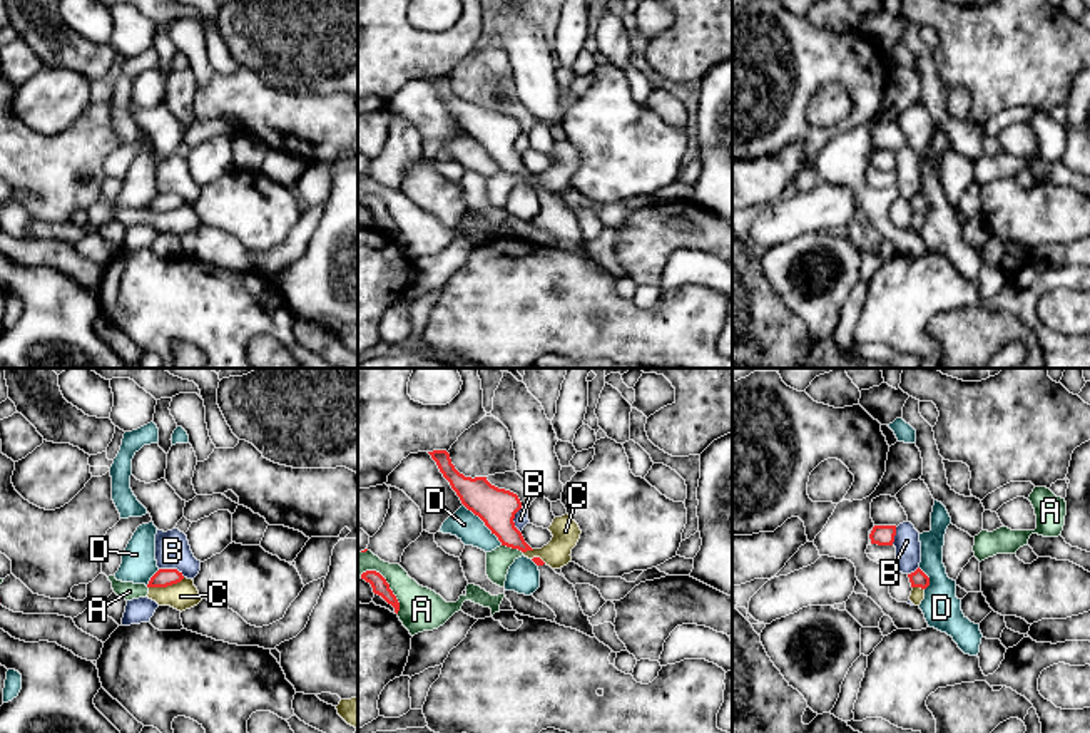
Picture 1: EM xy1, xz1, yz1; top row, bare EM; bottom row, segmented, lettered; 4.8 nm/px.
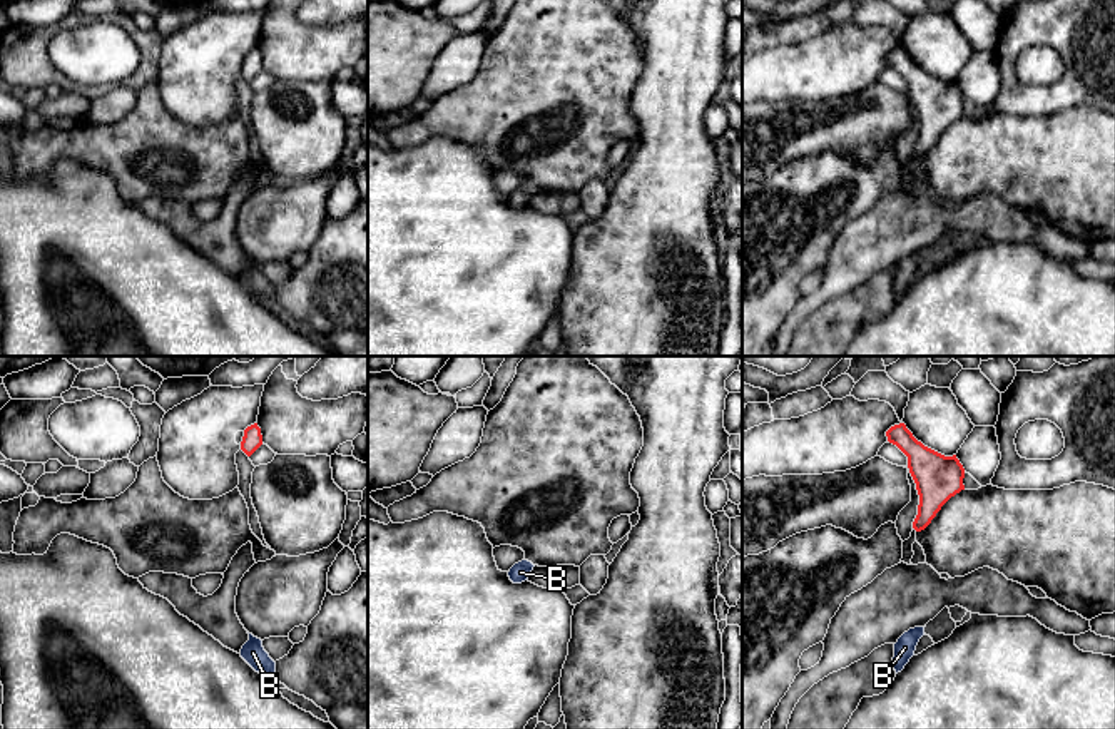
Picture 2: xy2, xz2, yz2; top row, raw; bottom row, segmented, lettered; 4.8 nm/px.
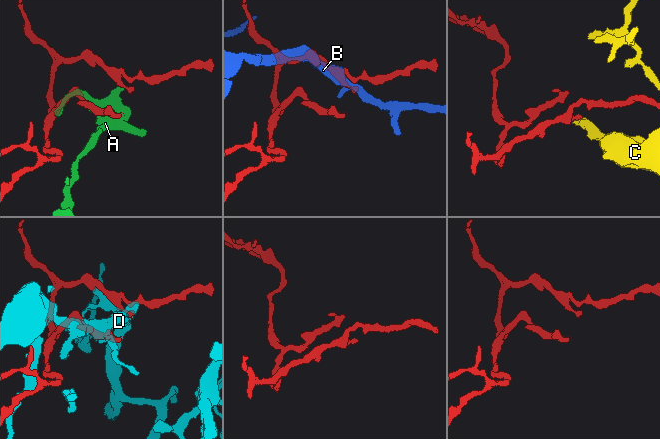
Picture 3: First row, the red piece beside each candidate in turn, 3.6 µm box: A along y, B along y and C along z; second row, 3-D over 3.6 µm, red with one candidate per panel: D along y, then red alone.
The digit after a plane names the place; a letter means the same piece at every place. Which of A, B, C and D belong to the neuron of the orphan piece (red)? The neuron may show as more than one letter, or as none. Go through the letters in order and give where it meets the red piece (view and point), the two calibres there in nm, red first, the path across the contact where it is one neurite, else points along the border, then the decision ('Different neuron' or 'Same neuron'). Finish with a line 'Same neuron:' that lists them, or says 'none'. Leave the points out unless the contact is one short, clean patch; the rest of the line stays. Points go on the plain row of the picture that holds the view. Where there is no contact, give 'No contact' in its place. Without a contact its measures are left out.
A: Touches red at xz1 (512, 173). Thickness 190 nm (red) against 120 nm. Different neuron
B: Touches red at xy1 (173, 194). Thickness 90 nm (red) against 170 nm. Different neuron
C: Touches red at xy1 (166, 211). Thickness 90 nm (red) against 140 nm. Boundary: xy1 (184, 203), (166, 211), (149, 213). Different neuron
D: Touches red at xz1 (485, 149). Thickness 190 nm (red) against 140 nm. Different neuron
Same neuron: none

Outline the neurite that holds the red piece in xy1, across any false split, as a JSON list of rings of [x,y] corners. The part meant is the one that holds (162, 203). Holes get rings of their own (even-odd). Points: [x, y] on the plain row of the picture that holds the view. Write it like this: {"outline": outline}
{"outline": [[[159,194],[149,206],[147,213],[167,213],[184,204],[177,194]]]}

